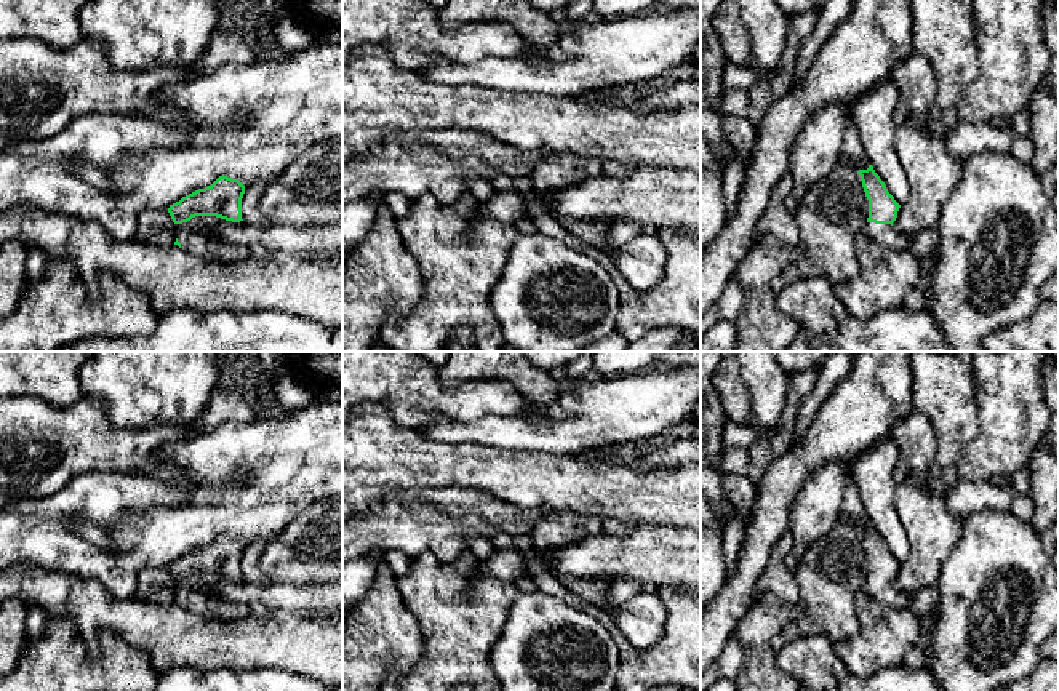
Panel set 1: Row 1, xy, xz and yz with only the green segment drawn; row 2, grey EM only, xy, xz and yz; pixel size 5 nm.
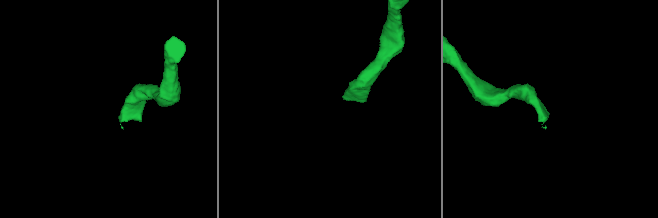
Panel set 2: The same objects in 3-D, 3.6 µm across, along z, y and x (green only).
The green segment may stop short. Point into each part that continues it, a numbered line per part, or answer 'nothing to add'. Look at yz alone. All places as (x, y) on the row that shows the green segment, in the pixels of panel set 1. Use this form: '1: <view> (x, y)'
1: yz (885, 234)

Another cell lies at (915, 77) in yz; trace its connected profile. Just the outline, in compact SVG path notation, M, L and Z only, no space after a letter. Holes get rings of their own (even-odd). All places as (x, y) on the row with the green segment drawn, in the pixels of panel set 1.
M913 51L902 62L891 69L889 78L899 88L899 101L896 107L896 125L904 123L910 115L926 120L936 99L936 72L929 59Z

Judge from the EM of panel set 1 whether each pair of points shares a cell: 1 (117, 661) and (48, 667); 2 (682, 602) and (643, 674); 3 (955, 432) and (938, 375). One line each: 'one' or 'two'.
1: one
2: one
3: one

